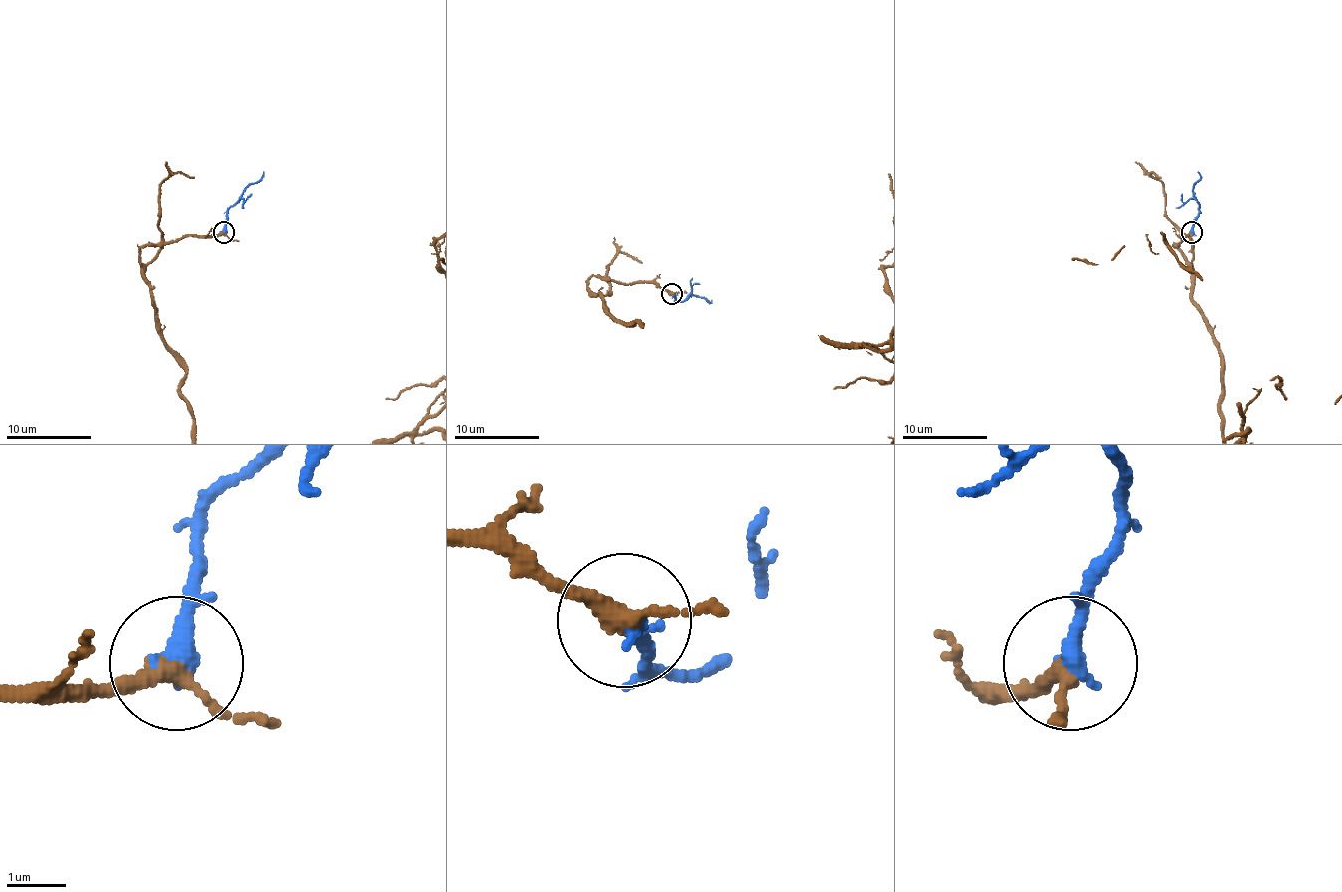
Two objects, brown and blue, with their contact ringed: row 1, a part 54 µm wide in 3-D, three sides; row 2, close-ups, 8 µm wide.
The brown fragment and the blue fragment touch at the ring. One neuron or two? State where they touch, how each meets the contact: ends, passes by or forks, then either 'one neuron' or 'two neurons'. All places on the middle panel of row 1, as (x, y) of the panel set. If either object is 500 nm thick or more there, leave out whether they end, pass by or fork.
(672, 293) | brown passes by | blue ends | one neuron

